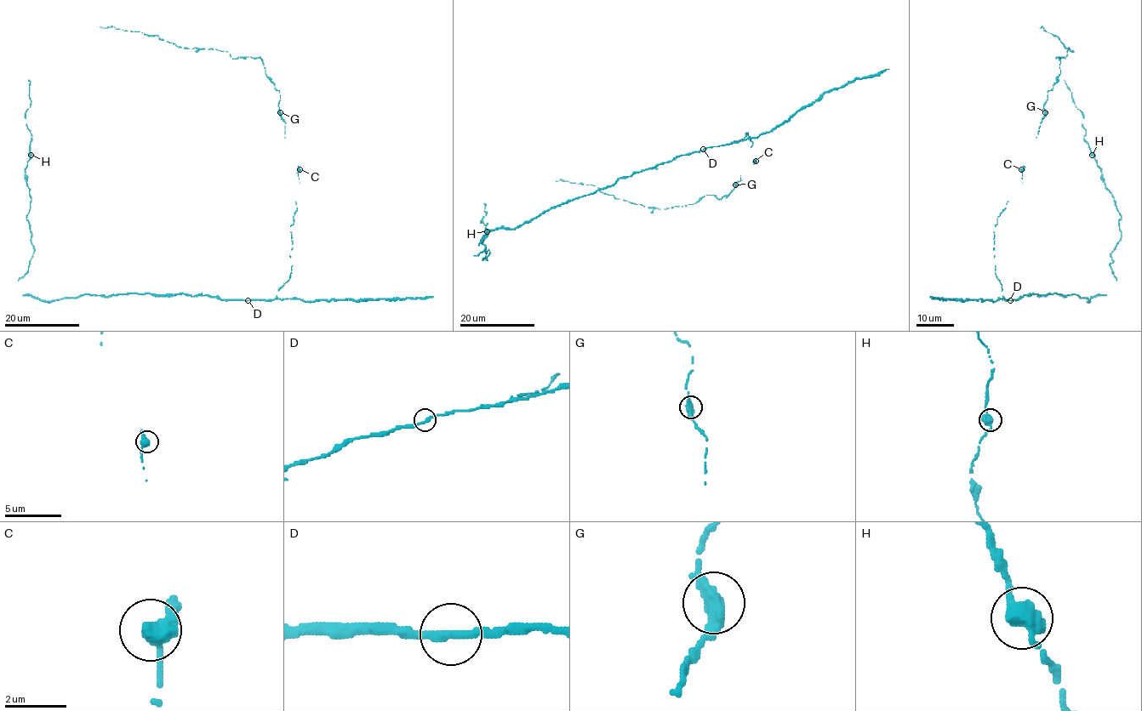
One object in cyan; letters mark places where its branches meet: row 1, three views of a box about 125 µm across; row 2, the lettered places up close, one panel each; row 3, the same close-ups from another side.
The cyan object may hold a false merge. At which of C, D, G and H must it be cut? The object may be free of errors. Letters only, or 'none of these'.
none of these

